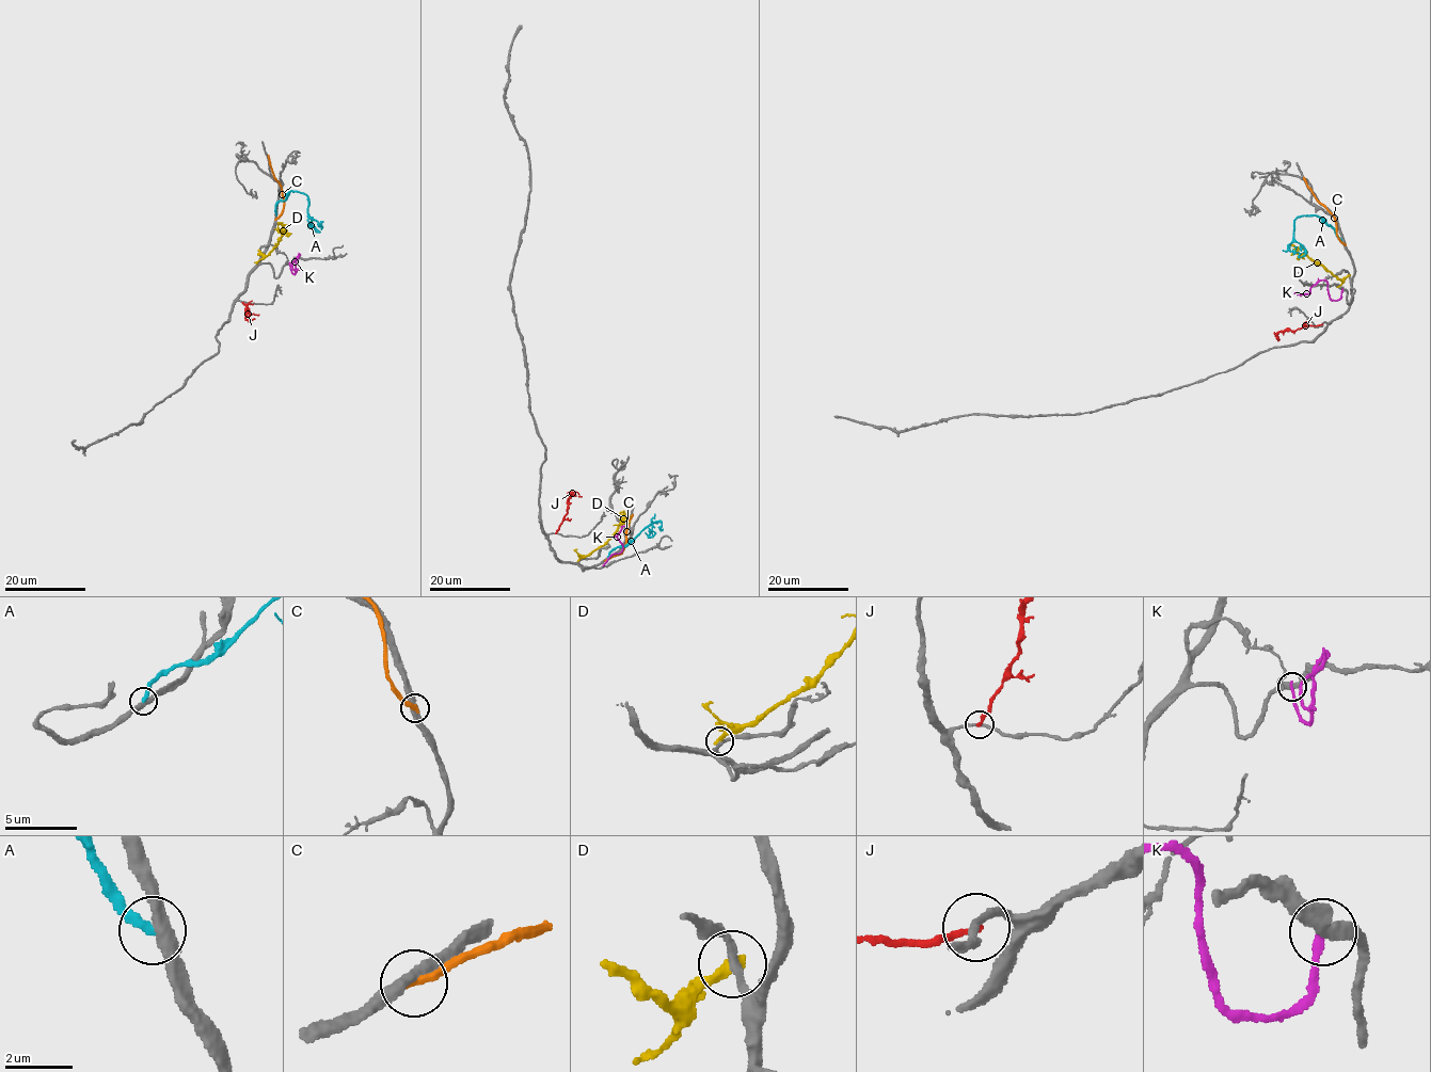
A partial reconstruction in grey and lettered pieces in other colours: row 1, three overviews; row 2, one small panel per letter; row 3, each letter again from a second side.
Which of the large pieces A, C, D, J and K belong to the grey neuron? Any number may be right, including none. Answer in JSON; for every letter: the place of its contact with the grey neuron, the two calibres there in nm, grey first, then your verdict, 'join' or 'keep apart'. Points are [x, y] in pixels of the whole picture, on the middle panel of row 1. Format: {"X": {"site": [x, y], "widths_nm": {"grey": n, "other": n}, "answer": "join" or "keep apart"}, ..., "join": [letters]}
{"A": {"site": [608, 557], "widths_nm": {"grey": 400, "other": 280}, "answer": "join"}, "C": {"site": [605, 560], "widths_nm": {"grey": 400, "other": 280}, "answer": "keep apart"}, "D": {"site": [578, 560], "widths_nm": {"grey": 240, "other": 320}, "answer": "keep apart"}, "J": {"site": [556, 532], "widths_nm": {"grey": 190, "other": 220}, "answer": "keep apart"}, "K": {"site": [604, 565], "widths_nm": {"grey": 360, "other": 200}, "answer": "keep apart"}, "join": ["A"]}

